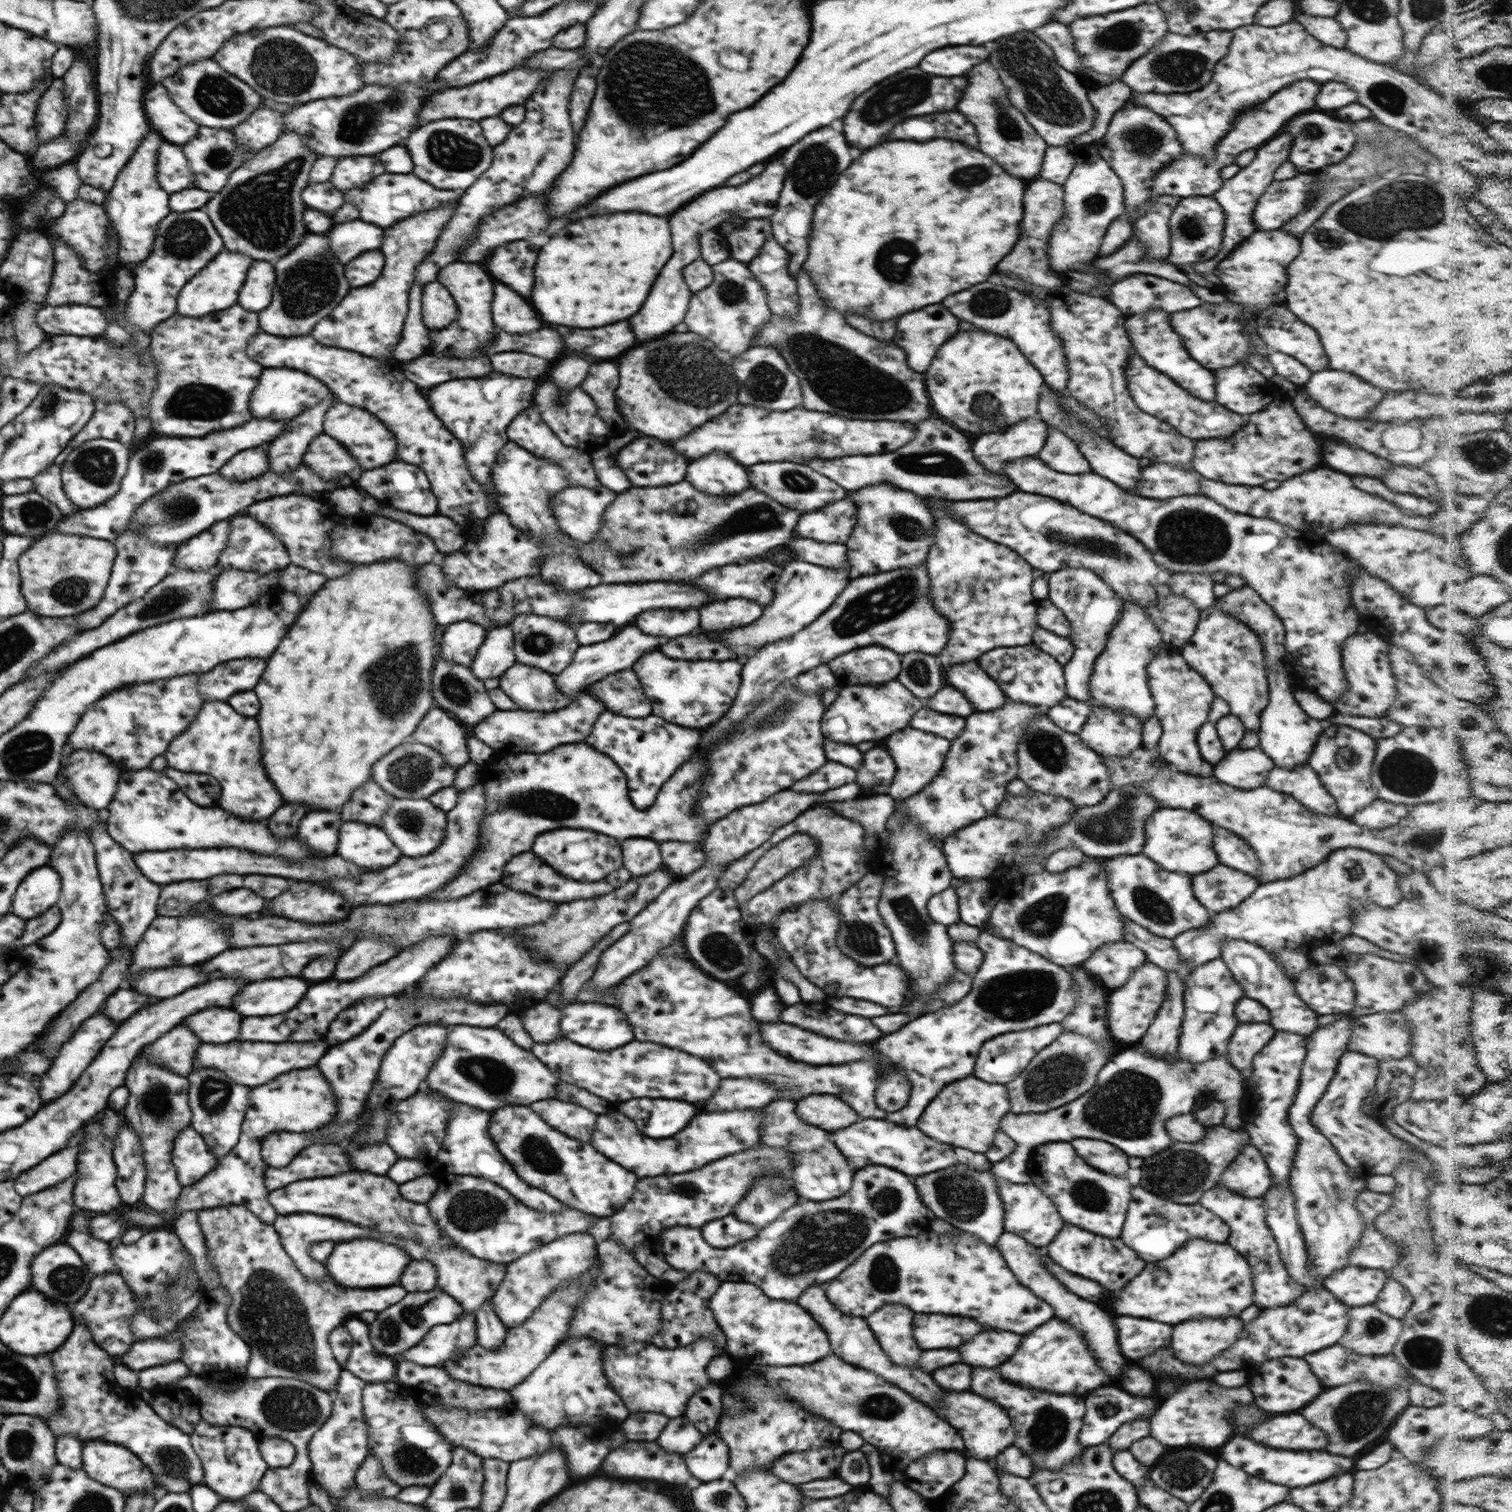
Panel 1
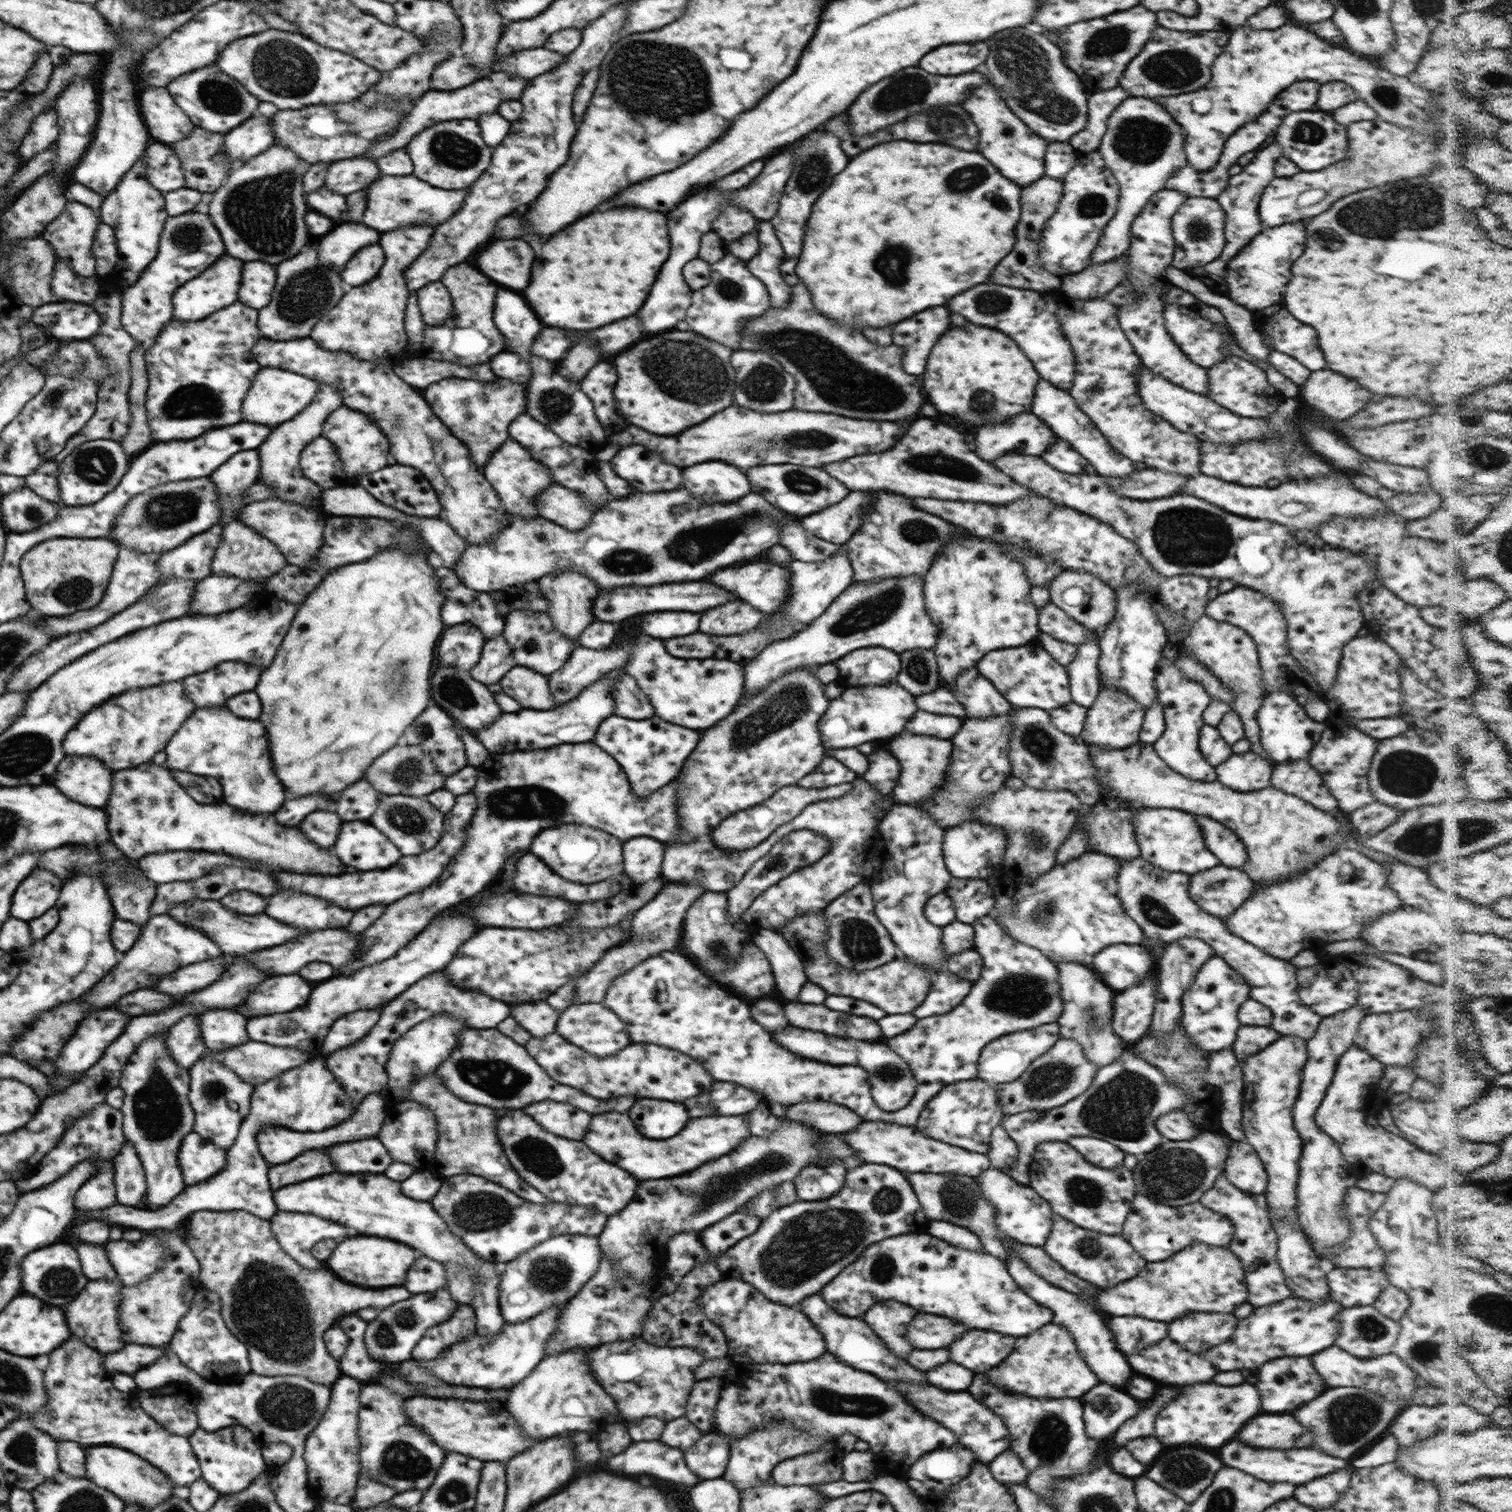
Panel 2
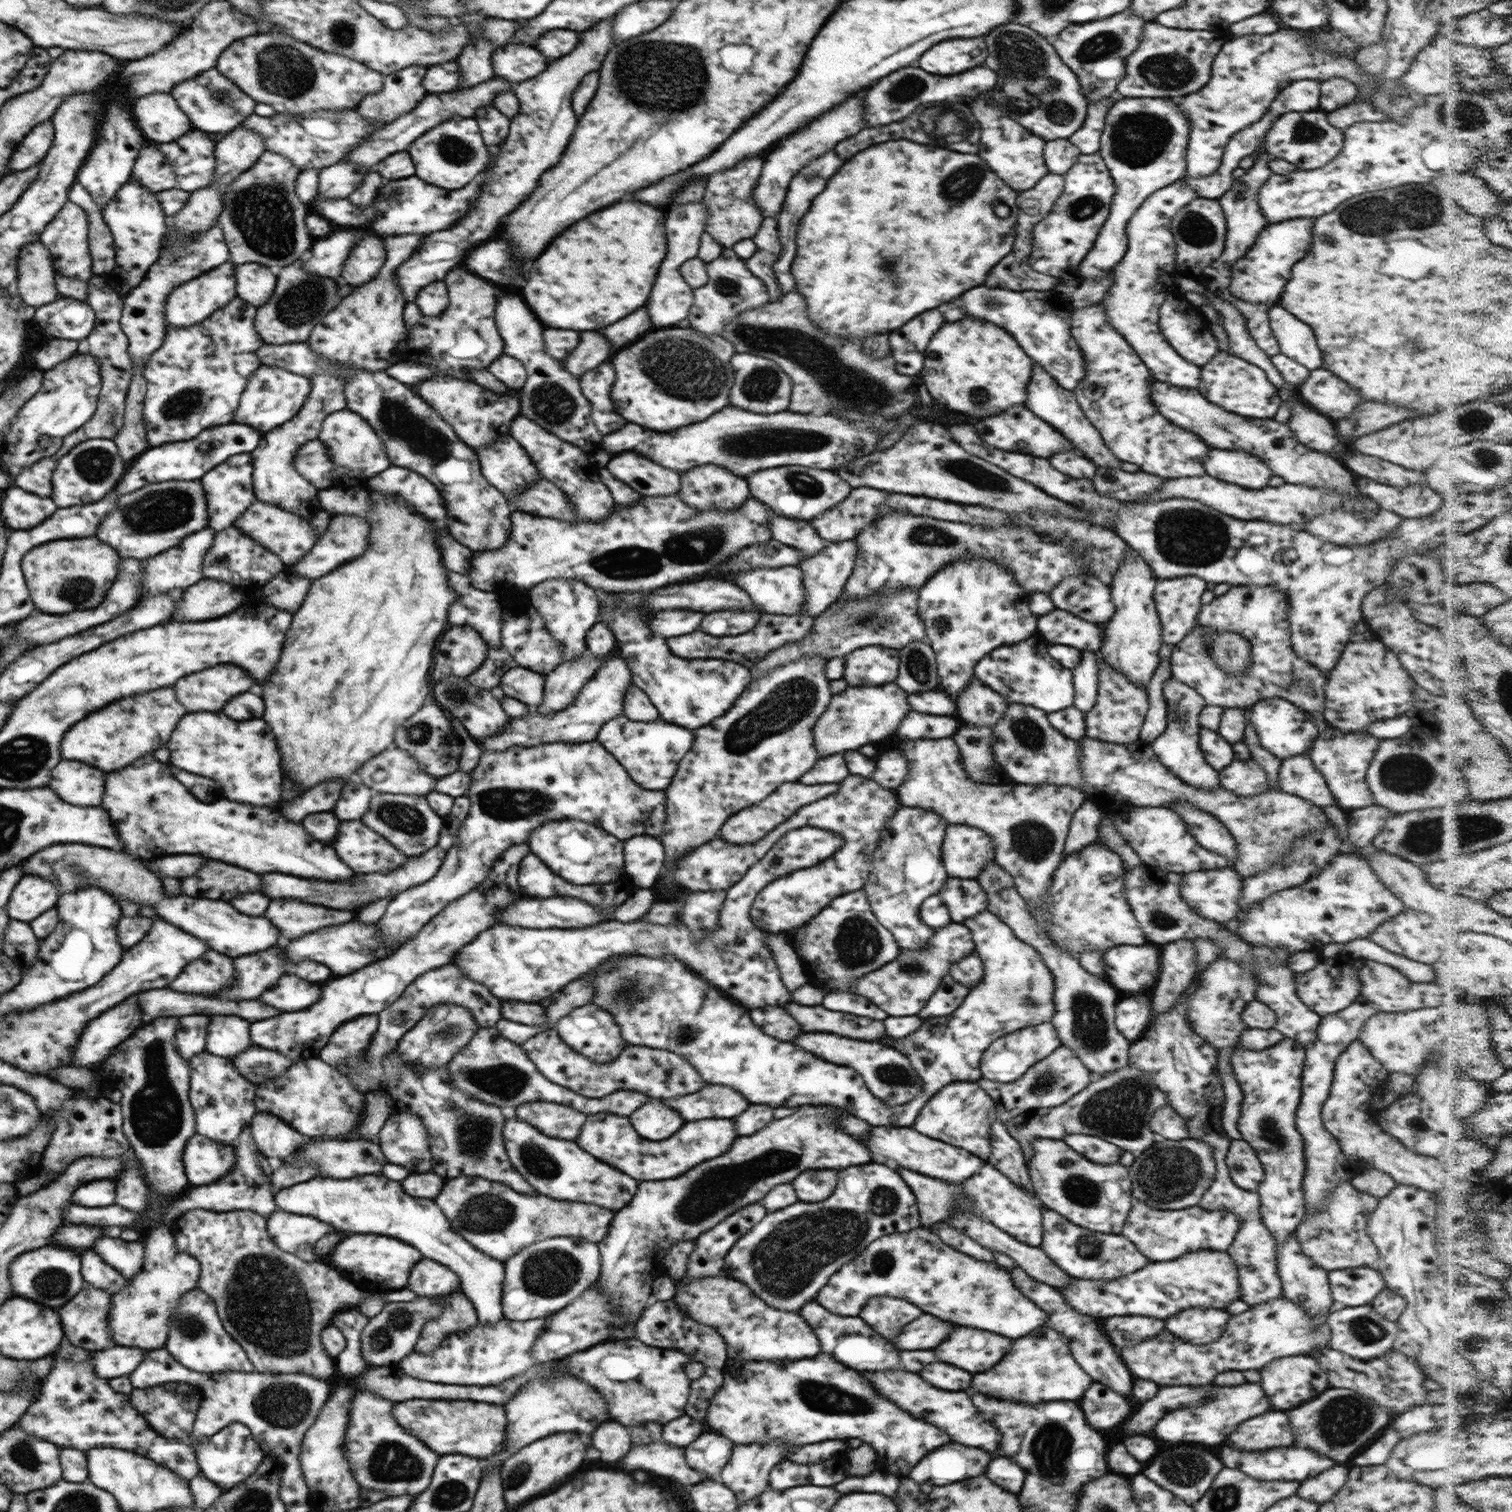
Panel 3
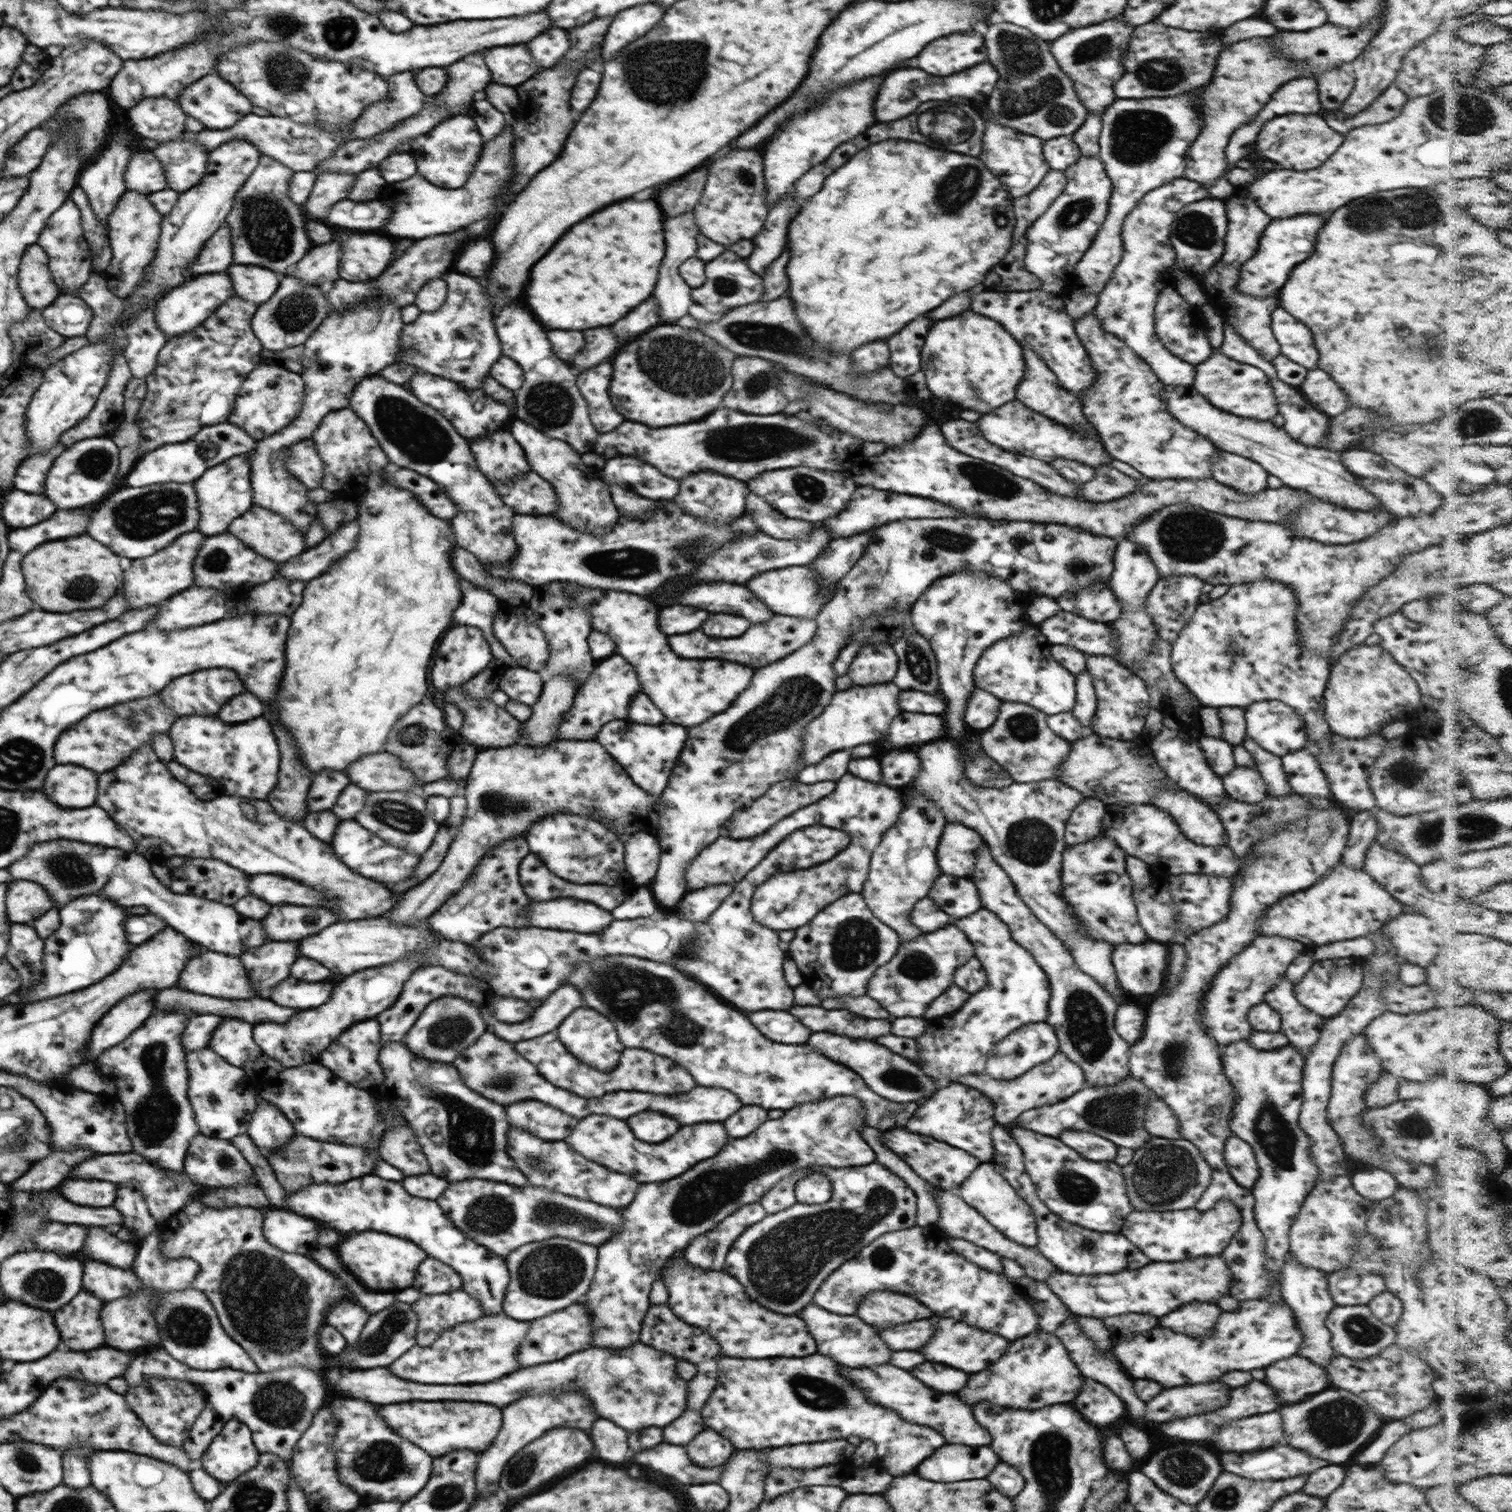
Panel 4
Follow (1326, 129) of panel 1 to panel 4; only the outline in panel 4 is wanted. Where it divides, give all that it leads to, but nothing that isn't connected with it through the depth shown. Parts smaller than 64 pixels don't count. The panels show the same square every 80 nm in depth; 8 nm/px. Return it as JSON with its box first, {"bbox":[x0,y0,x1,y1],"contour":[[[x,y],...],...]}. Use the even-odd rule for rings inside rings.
{"bbox":[1256,116,1344,170],"contour":[[[1282,116],[1276,120],[1270,120],[1268,124],[1264,124],[1264,128],[1260,130],[1260,136],[1256,140],[1258,152],[1272,160],[1278,162],[1282,168],[1286,170],[1308,170],[1308,168],[1318,168],[1328,156],[1332,156],[1336,152],[1336,148],[1344,142],[1344,138],[1328,128],[1328,124],[1324,122],[1322,116]]]}

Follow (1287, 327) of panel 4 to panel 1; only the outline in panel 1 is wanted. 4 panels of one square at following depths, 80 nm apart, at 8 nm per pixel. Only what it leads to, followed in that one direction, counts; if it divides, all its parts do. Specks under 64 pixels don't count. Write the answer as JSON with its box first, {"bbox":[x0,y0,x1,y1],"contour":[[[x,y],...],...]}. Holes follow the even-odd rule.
{"bbox":[1254,305,1329,372],"contour":[[[1270,305],[1268,308],[1261,309],[1254,322],[1256,323],[1256,330],[1258,330],[1258,338],[1261,338],[1267,344],[1271,352],[1278,351],[1288,356],[1293,356],[1312,372],[1323,371],[1329,368],[1328,358],[1324,354],[1324,348],[1320,348],[1320,338],[1314,332],[1314,328],[1310,328],[1304,322],[1300,322],[1284,306]]]}

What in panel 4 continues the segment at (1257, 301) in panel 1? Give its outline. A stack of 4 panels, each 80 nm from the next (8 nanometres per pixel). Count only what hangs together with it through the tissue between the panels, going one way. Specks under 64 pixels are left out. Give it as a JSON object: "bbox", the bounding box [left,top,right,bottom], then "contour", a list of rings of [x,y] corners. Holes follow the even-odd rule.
{"bbox":[1236,213,1328,298],"contour":[[[1322,213],[1320,216],[1306,216],[1304,214],[1304,216],[1292,216],[1286,220],[1280,219],[1270,222],[1260,238],[1258,254],[1242,265],[1244,270],[1240,270],[1240,280],[1238,280],[1236,288],[1242,294],[1252,294],[1252,296],[1260,296],[1260,298],[1268,298],[1276,290],[1280,290],[1286,284],[1292,268],[1296,264],[1304,262],[1308,256],[1312,256],[1318,230],[1324,226],[1326,216],[1328,216],[1326,213]]]}

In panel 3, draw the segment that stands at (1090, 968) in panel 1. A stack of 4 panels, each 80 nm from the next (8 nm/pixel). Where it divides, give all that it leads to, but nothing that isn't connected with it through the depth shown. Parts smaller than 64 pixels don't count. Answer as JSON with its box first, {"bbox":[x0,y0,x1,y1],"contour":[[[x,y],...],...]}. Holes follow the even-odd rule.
{"bbox":[1102,942,1161,994],"contour":[[[1149,942],[1146,945],[1120,945],[1108,948],[1102,957],[1107,970],[1106,979],[1118,994],[1130,992],[1152,991],[1157,985],[1161,971],[1160,950]]]}

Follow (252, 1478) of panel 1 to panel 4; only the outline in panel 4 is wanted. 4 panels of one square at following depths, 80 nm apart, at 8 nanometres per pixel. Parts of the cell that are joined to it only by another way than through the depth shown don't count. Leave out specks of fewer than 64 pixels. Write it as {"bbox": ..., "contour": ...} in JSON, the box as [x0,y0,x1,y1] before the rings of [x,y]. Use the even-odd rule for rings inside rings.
{"bbox":[198,1419,259,1484],"contour":[[[232,1419],[222,1427],[198,1465],[224,1484],[254,1468],[259,1454],[251,1430],[239,1420]]]}

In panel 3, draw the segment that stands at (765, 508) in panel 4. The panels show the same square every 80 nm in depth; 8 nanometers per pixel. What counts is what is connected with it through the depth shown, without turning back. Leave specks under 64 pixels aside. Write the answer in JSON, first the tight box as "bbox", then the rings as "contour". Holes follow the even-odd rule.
{"bbox":[767,511,828,559],"contour":[[[774,511],[767,514],[767,519],[772,539],[801,550],[805,559],[822,552],[828,544],[828,541],[816,532],[810,521],[793,520]]]}

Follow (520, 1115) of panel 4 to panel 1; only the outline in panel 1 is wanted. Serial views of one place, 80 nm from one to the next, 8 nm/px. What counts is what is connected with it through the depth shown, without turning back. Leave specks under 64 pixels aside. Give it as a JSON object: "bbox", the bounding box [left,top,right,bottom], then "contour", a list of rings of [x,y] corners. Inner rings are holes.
{"bbox":[529,1100,596,1142],"contour":[[[540,1100],[529,1107],[542,1116],[554,1130],[562,1132],[573,1139],[590,1142],[594,1126],[596,1126],[596,1114],[580,1108],[578,1104],[566,1104],[560,1100]]]}

